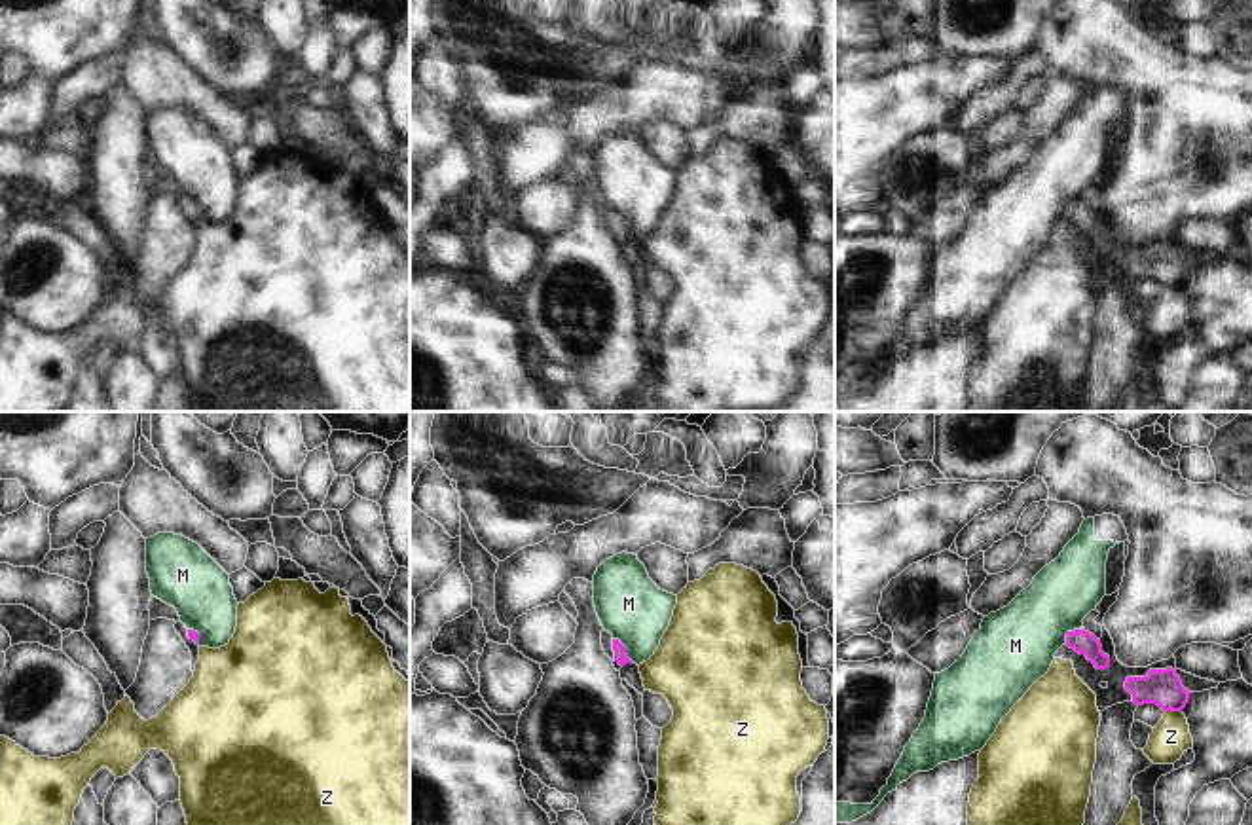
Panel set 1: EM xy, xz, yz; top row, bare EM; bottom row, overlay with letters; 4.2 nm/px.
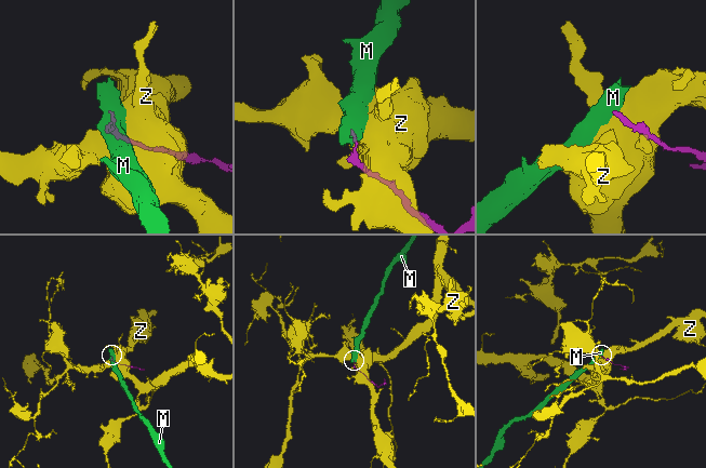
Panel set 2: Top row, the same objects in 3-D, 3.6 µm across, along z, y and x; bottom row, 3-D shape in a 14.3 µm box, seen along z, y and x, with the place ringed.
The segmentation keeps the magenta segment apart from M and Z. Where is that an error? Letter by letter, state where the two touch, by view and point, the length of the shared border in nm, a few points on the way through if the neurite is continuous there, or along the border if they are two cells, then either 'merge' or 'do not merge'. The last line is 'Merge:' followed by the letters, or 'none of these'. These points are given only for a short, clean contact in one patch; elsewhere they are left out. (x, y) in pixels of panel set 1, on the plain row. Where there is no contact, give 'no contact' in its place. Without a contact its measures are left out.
M: meets magenta in xz at (625, 224); contact 130 nm long; border along xz (613, 213), (632, 236); do not merge
Z: meets magenta in yz at (1173, 285); contact 70 nm long; do not merge
Merge: none of these

